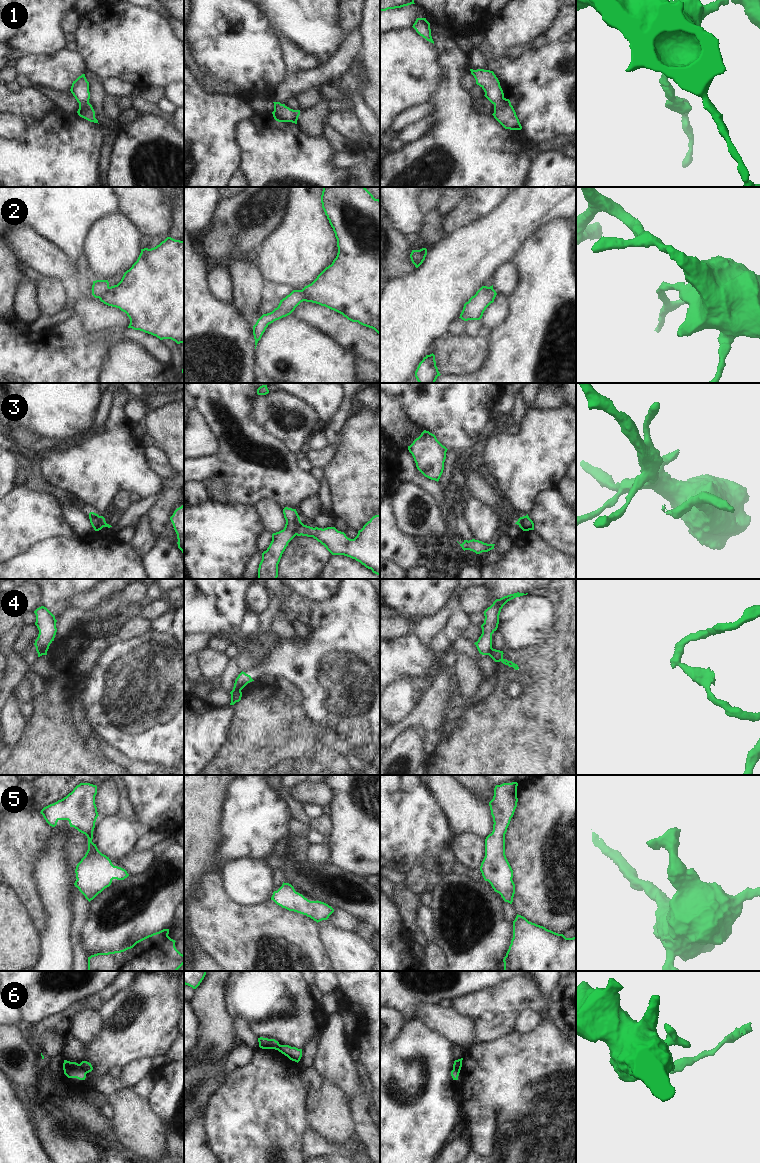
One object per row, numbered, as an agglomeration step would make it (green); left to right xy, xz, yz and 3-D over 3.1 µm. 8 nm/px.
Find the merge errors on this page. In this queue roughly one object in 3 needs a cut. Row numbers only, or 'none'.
2, 3, 4, 6

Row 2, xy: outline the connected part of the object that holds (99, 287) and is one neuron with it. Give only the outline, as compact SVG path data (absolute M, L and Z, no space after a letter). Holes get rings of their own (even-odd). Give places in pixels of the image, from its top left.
M96 280L93 281L92 285L92 295L95 298L101 298L103 294L109 289L108 280Z

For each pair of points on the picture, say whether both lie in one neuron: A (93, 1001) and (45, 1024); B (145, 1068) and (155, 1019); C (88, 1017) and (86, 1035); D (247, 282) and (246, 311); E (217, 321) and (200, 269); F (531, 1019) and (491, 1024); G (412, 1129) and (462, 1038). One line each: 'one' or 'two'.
A: one
B: two
C: one
D: one
E: one
F: two
G: two

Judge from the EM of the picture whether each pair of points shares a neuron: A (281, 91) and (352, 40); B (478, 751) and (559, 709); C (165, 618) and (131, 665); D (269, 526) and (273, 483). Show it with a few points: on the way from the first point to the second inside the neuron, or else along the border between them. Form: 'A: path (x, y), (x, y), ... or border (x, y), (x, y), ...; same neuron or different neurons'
A: path (300, 81), (320, 75), (338, 59); same neuron
B: path (498, 751), (512, 751), (539, 724); same neuron
C: border (149, 629), (155, 632), (168, 633); different neurons
D: border (253, 505), (262, 499), (272, 499), (282, 509); different neurons

